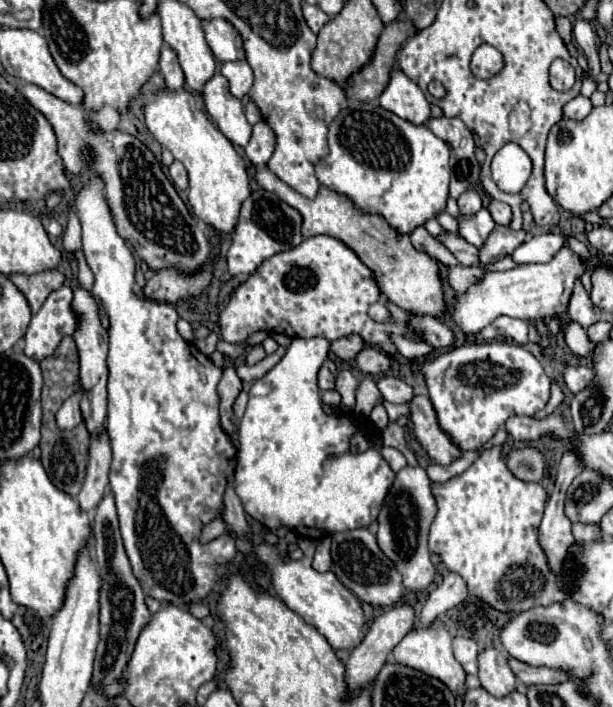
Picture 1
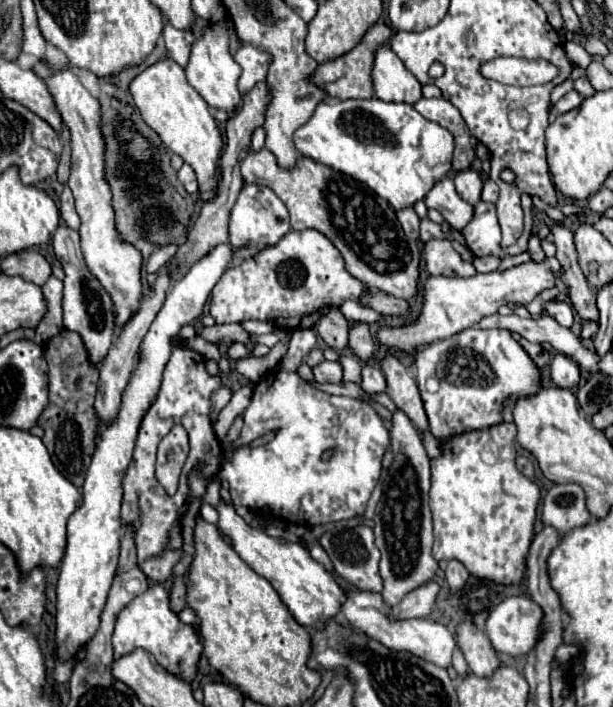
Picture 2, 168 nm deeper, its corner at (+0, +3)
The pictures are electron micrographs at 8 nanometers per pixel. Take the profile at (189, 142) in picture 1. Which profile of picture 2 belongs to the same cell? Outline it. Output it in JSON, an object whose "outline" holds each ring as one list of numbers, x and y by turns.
{"outline":[[165,57,145,71,141,71,131,83,129,93,143,117,143,121,159,133,163,143,189,163,199,179,199,195,203,201,213,197,213,185,217,185,217,163,221,153,221,133,203,97,187,83,185,71,171,57]]}

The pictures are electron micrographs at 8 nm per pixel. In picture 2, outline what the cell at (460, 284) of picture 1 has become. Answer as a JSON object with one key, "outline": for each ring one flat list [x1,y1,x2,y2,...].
{"outline":[[433,239,423,247,423,259,427,271,431,275,447,275,447,277,469,277,475,275,475,267,461,259,461,255,451,247,449,239]]}

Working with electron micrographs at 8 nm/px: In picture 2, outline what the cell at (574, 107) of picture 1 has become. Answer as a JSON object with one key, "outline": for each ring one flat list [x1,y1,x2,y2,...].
{"outline":[[569,91,555,103,555,109,557,109,557,113,567,113,567,111,575,109,577,105,581,105,581,101,583,99,581,99,581,95,577,91]]}

